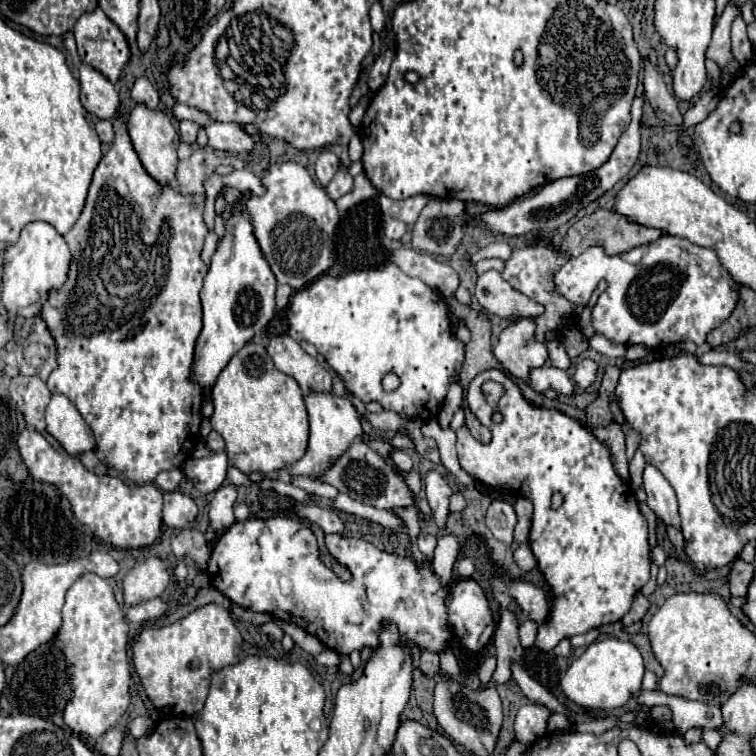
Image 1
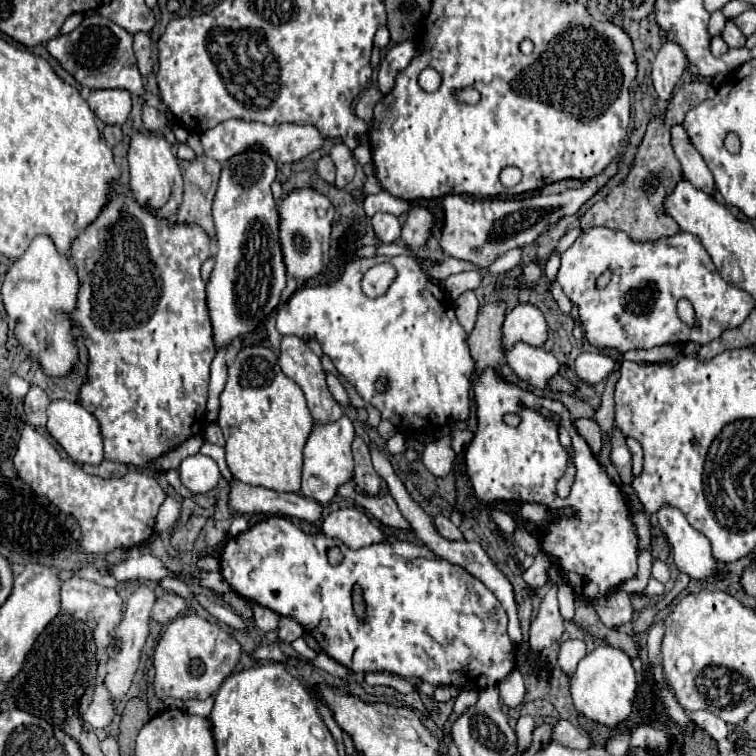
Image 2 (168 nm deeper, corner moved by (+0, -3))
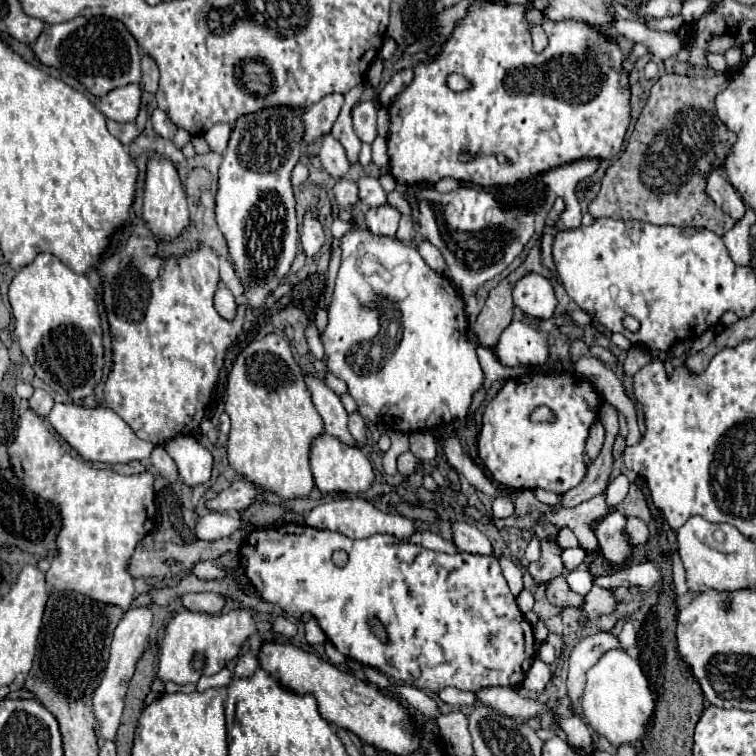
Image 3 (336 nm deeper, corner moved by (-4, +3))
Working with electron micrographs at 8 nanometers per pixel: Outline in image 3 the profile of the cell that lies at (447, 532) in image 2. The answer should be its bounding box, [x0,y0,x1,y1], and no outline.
[452,521,492,555]

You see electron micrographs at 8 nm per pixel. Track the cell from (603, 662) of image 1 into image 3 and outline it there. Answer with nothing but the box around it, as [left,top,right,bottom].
[582,649,654,747]

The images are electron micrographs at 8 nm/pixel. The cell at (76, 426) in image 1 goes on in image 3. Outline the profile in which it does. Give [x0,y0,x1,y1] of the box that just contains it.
[48,403,154,463]

